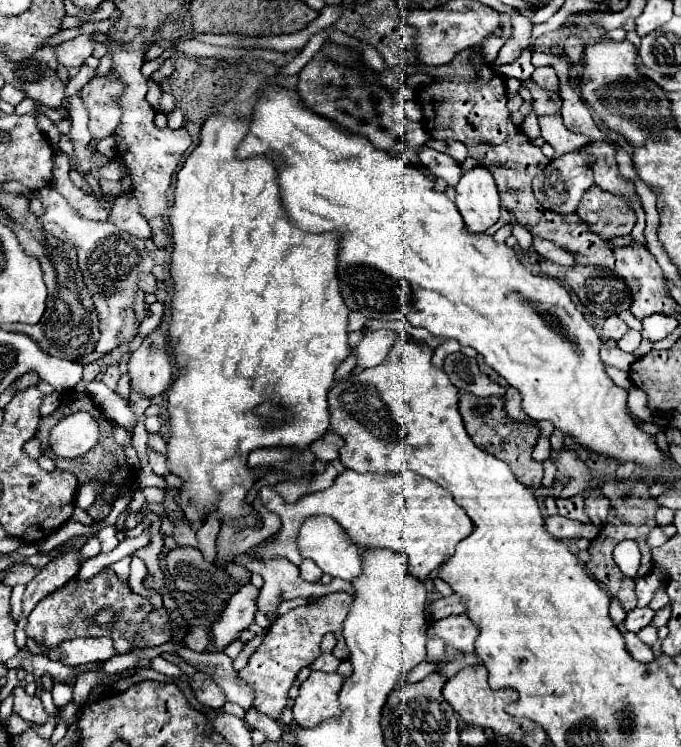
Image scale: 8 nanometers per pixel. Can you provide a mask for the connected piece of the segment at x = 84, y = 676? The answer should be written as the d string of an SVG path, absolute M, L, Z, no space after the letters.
M87 671L83 672L78 676L78 679L73 686L73 701L76 703L83 704L94 688L98 683L99 675L96 672Z

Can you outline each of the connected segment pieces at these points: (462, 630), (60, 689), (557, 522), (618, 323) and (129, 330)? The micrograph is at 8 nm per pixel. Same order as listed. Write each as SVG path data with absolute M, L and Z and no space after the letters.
M452 615L452 617L440 619L428 629L428 637L440 637L448 645L464 653L474 651L474 641L478 633L480 629L466 615Z
M54 685L52 687L52 697L54 697L54 705L58 709L62 709L72 701L72 689L68 685Z
M562 515L546 517L544 519L544 527L556 539L580 539L580 537L594 539L598 535L598 529L592 523L586 525L586 523L580 523L580 521L566 519Z
M612 315L604 321L604 327L602 327L604 339L620 339L626 333L628 333L628 325L618 315Z
M124 309L122 319L124 319L124 327L118 333L118 345L124 345L124 343L132 341L138 335L138 329L140 329L140 321L136 319L134 309Z

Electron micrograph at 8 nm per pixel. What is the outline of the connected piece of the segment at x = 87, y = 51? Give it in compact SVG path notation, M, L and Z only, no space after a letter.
M78 35L56 47L56 59L66 67L80 67L92 55L94 41L88 35Z

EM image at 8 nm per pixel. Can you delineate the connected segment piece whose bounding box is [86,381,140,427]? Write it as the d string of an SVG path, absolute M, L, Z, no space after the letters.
M92 381L86 385L86 393L94 399L94 403L102 409L104 417L116 421L122 427L132 427L140 419L130 413L130 403L120 399L112 389L108 389L102 381Z

